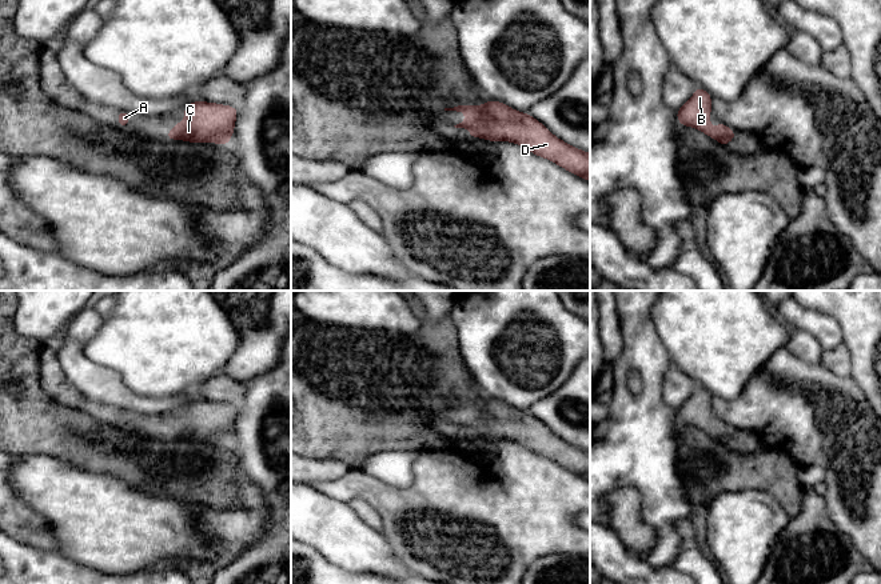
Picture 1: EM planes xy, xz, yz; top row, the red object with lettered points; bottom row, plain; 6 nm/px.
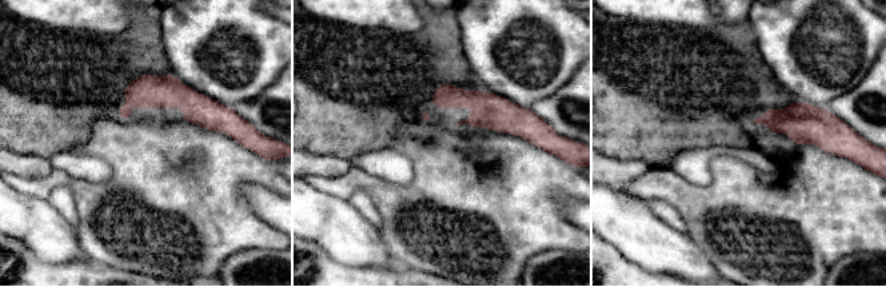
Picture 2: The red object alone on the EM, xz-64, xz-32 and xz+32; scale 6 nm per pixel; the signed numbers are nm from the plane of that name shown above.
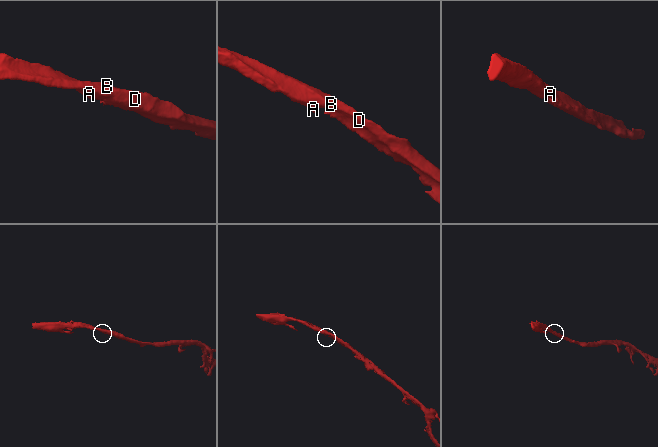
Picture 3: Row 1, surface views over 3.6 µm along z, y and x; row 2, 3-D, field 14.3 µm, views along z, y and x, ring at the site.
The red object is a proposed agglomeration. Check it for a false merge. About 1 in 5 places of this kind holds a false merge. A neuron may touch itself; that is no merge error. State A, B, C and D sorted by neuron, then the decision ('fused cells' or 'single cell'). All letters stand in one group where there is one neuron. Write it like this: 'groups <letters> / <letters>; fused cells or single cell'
groups A B C D; single cell

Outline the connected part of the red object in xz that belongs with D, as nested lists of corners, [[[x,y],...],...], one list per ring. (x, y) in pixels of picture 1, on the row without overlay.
[[[490,397],[483,404],[458,404],[445,409],[463,411],[467,415],[454,425],[467,427],[470,436],[515,441],[590,480],[590,452],[562,440],[529,412]]]

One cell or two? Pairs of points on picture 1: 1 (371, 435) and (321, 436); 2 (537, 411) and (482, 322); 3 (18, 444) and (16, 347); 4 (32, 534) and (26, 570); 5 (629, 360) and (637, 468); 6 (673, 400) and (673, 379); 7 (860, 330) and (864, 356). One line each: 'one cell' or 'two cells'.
1: one cell
2: two cells
3: one cell
4: two cells
5: one cell
6: one cell
7: one cell

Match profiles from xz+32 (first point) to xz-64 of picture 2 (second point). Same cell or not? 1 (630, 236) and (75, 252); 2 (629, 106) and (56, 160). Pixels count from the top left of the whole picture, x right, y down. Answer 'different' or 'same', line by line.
1: same
2: different

